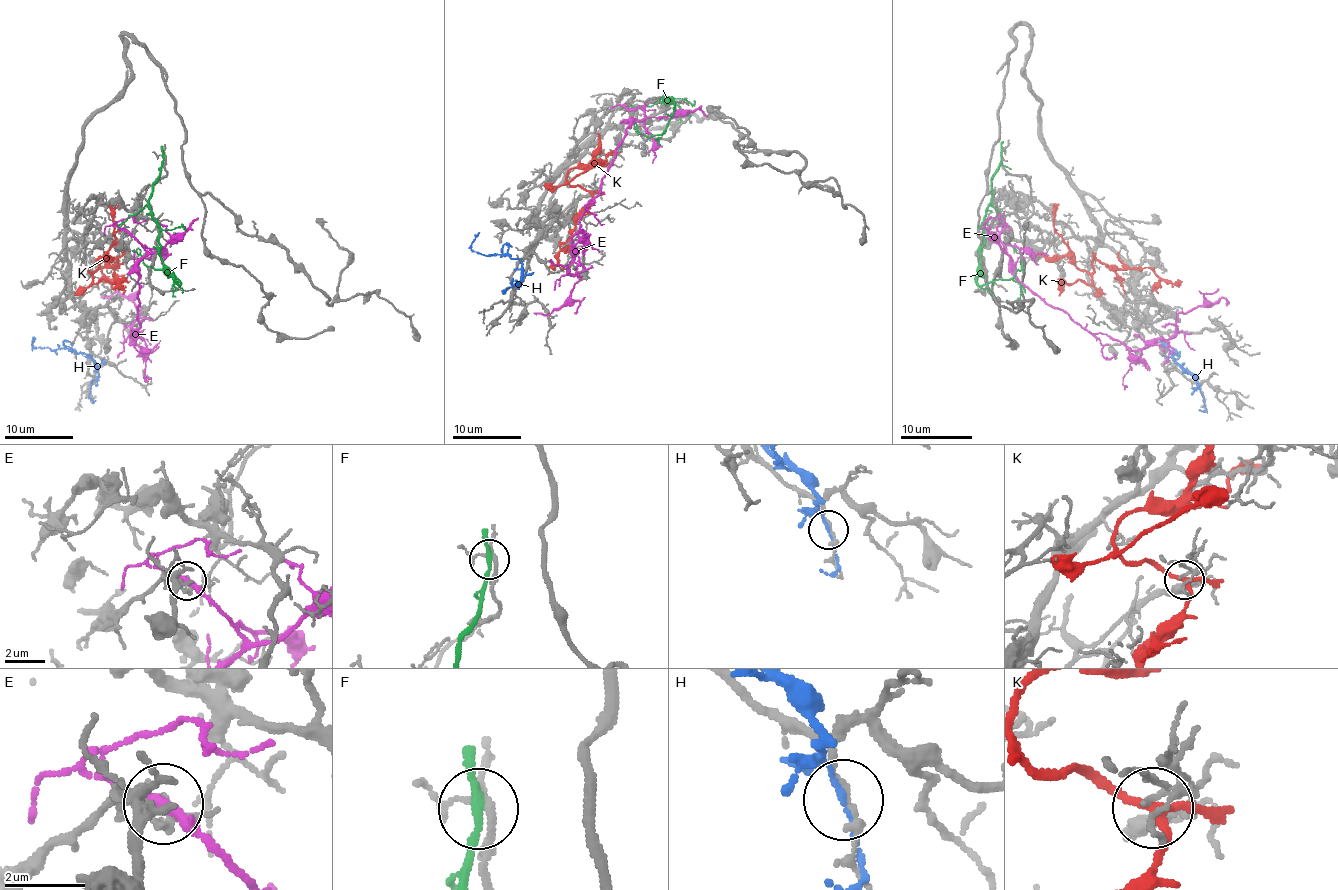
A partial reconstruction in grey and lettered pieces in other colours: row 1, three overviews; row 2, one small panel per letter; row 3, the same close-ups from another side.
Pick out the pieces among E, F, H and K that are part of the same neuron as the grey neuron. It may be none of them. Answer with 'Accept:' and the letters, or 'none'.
Accept: none

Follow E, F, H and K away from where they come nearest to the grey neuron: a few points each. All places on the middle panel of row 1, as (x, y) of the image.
E: (634, 109), (645, 118), (629, 120), (574, 234), (569, 272), (580, 278), (560, 307), (535, 314)
F: (689, 116), (663, 98), (672, 99), (675, 111), (661, 134), (645, 136), (630, 123)
H: (507, 289), (519, 285), (522, 264), (507, 255), (476, 253), (470, 244), (479, 232)
K: (591, 192), (569, 184), (568, 172), (597, 166), (610, 154)

